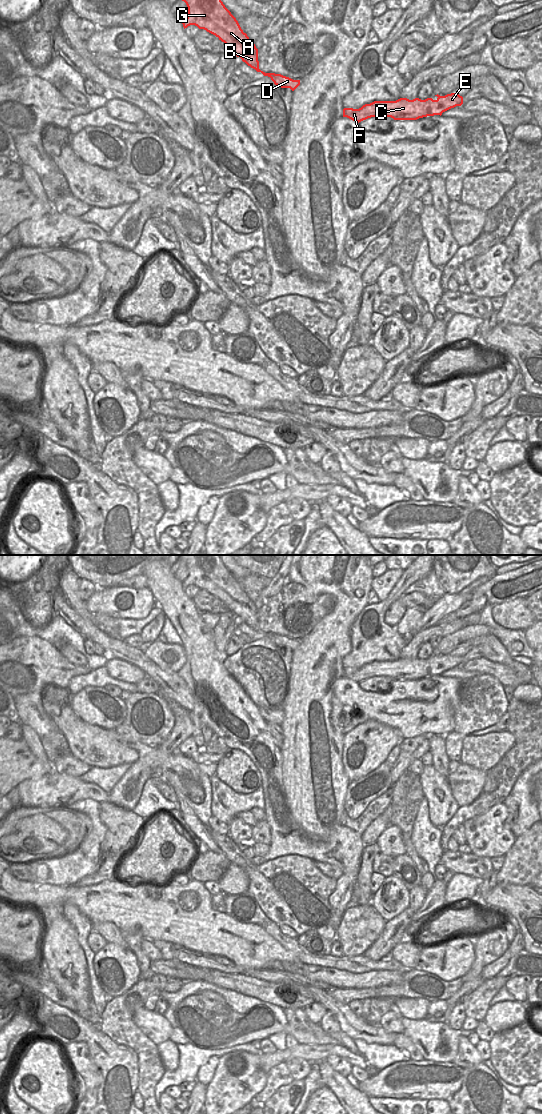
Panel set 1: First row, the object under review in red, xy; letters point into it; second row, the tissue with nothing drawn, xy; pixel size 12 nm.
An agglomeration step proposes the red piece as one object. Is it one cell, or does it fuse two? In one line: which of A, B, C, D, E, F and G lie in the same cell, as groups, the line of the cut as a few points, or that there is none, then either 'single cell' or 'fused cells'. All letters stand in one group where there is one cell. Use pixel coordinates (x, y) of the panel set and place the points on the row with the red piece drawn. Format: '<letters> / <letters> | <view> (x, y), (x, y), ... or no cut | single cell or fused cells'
A B C D E F G | no cut | single cell

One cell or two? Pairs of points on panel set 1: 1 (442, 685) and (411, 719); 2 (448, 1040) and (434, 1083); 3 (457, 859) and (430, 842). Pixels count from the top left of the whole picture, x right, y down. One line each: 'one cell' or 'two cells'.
1: one cell
2: two cells
3: two cells

